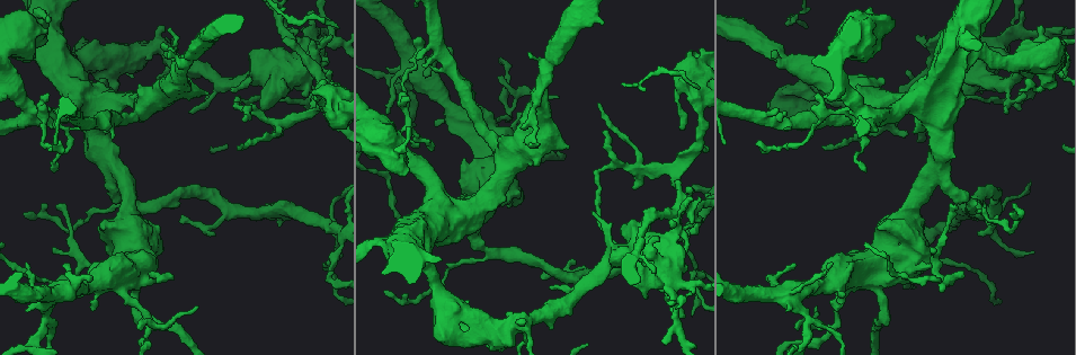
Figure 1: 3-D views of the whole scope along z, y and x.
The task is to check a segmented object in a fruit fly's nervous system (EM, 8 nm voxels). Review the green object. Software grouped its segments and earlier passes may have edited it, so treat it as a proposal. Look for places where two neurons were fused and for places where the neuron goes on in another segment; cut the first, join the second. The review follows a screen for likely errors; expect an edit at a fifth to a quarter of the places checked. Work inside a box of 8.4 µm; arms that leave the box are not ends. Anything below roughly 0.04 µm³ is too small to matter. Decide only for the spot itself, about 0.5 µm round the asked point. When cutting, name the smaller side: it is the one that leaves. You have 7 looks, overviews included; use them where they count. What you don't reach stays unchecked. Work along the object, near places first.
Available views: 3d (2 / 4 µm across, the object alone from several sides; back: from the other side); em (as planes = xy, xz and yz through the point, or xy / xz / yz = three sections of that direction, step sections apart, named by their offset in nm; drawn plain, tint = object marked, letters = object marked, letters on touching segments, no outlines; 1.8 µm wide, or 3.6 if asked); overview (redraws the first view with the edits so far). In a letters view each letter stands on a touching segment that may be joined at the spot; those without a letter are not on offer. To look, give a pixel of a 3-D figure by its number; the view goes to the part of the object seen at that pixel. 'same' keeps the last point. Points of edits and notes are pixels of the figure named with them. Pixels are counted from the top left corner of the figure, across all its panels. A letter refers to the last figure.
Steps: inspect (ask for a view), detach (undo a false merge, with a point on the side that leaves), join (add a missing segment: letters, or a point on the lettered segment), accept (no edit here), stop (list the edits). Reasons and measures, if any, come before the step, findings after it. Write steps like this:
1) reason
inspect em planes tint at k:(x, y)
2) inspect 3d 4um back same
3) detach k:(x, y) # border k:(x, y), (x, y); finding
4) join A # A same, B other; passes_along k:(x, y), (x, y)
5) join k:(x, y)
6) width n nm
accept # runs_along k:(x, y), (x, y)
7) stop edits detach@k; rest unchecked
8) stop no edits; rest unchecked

inspect 3d 2um at 1:(236, 109)

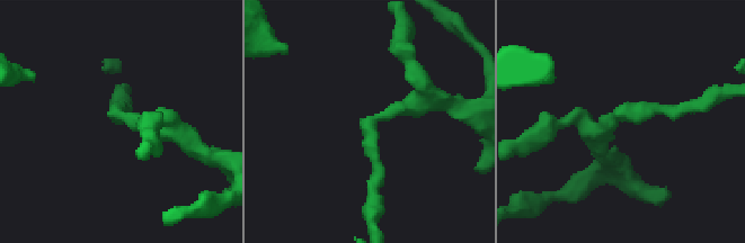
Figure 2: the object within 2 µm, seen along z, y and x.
inspect em yz step 4 letters at 2:(608, 123)

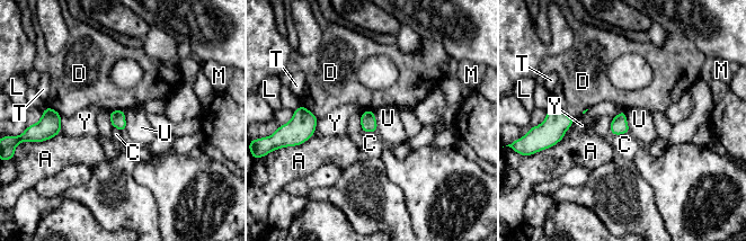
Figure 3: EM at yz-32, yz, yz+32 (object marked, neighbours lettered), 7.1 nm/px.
width 110 nm; longest_contact U 170 nm
accept # A other, C other, D other, L other, M other, T other, U other, Y other; all the same neuron

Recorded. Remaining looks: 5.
inspect em 3.6um yz step 8 plain at 1:(274, 68)

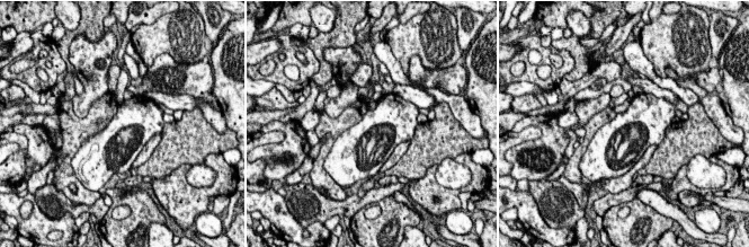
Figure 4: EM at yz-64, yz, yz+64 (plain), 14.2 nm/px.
where the object lies
inspect em 3.6um yz step 8 tint same

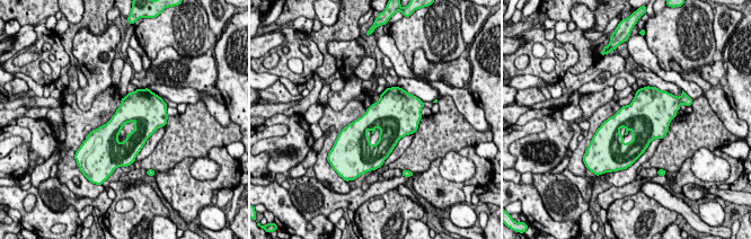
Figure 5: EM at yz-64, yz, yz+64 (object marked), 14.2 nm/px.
what lies round it
inspect em 3.6um yz step 8 letters same

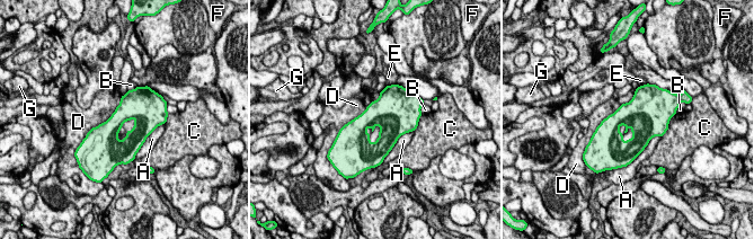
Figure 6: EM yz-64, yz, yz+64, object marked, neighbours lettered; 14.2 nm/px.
accept # A other, B other, C other, D other, E other, F other, G other; border 6:(122, 96), (115, 111), (87, 132); all the same neuron

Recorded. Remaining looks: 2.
sharp bend
inspect em xz step 4 tint at 1:(521, 323)

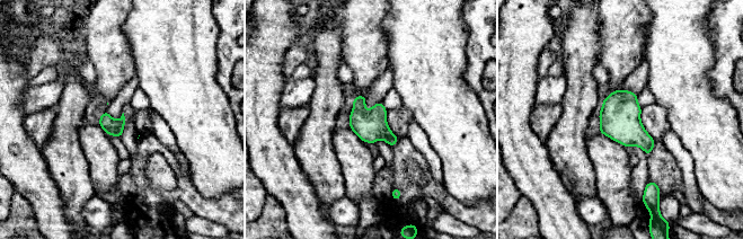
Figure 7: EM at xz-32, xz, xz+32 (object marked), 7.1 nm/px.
inspect em planes letters same

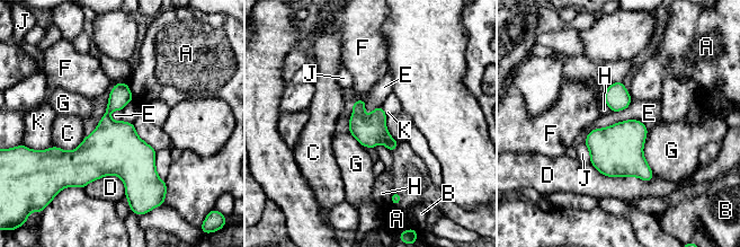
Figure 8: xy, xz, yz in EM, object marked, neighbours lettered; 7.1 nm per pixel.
accept # A other, B other, C other, D other, E other, F other, G other, H other, J other, K other; border 8:(648, 128), (623, 120), (588, 133); one neuron here

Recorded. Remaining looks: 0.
stop no edits; rest unchecked

